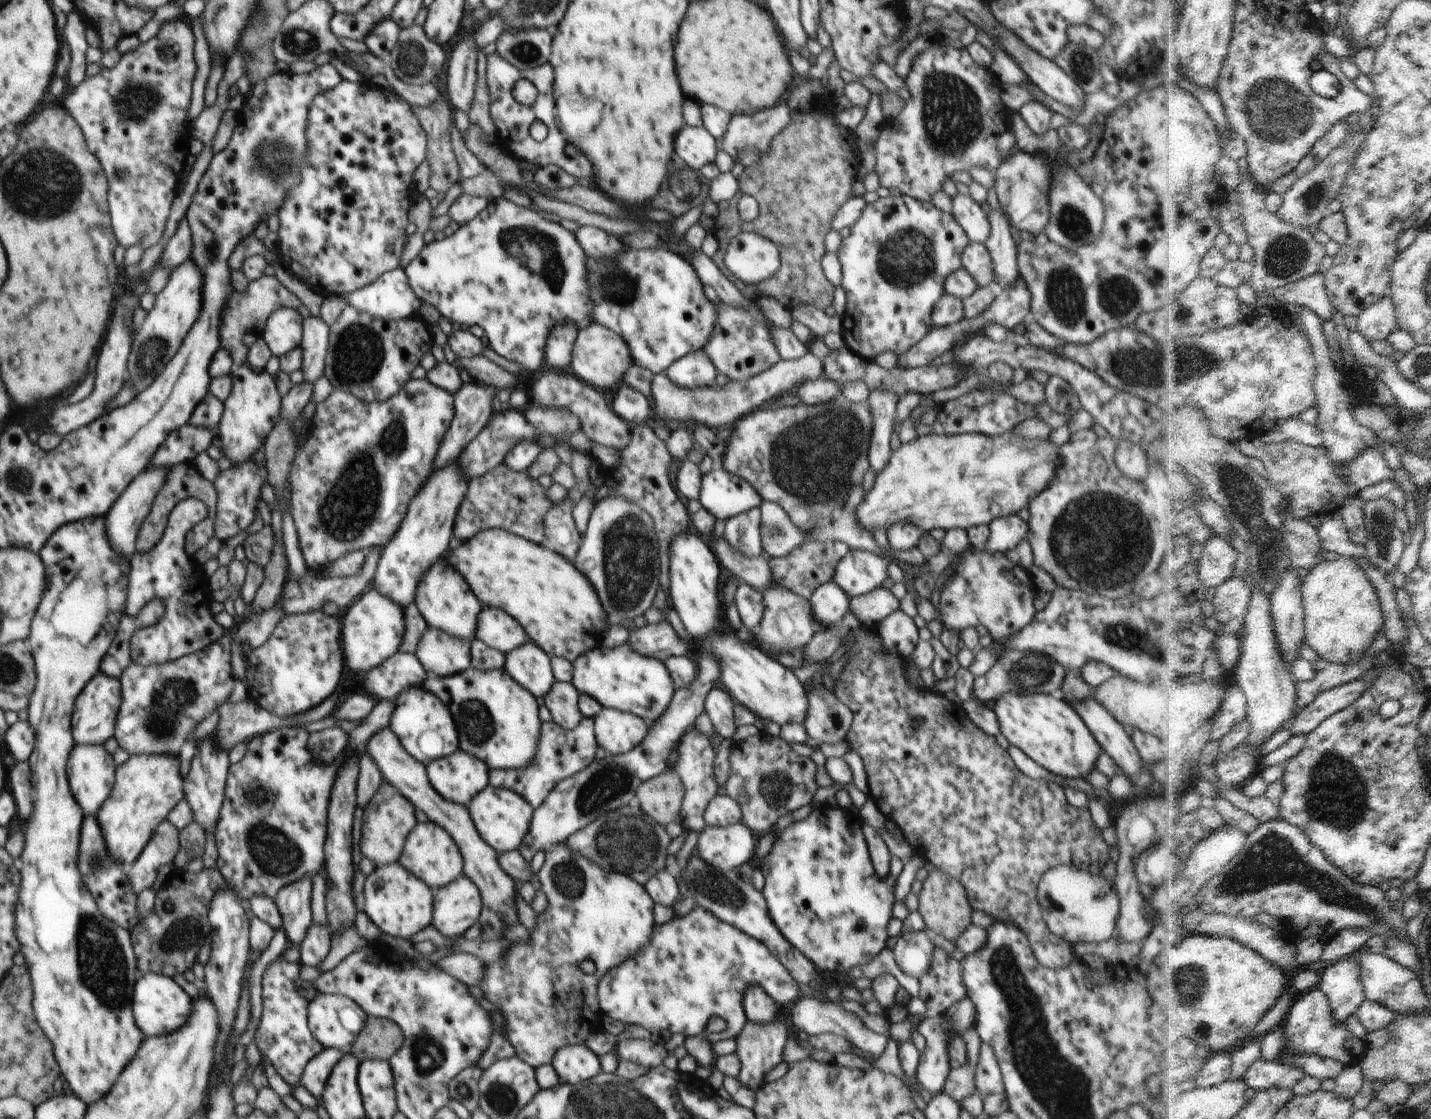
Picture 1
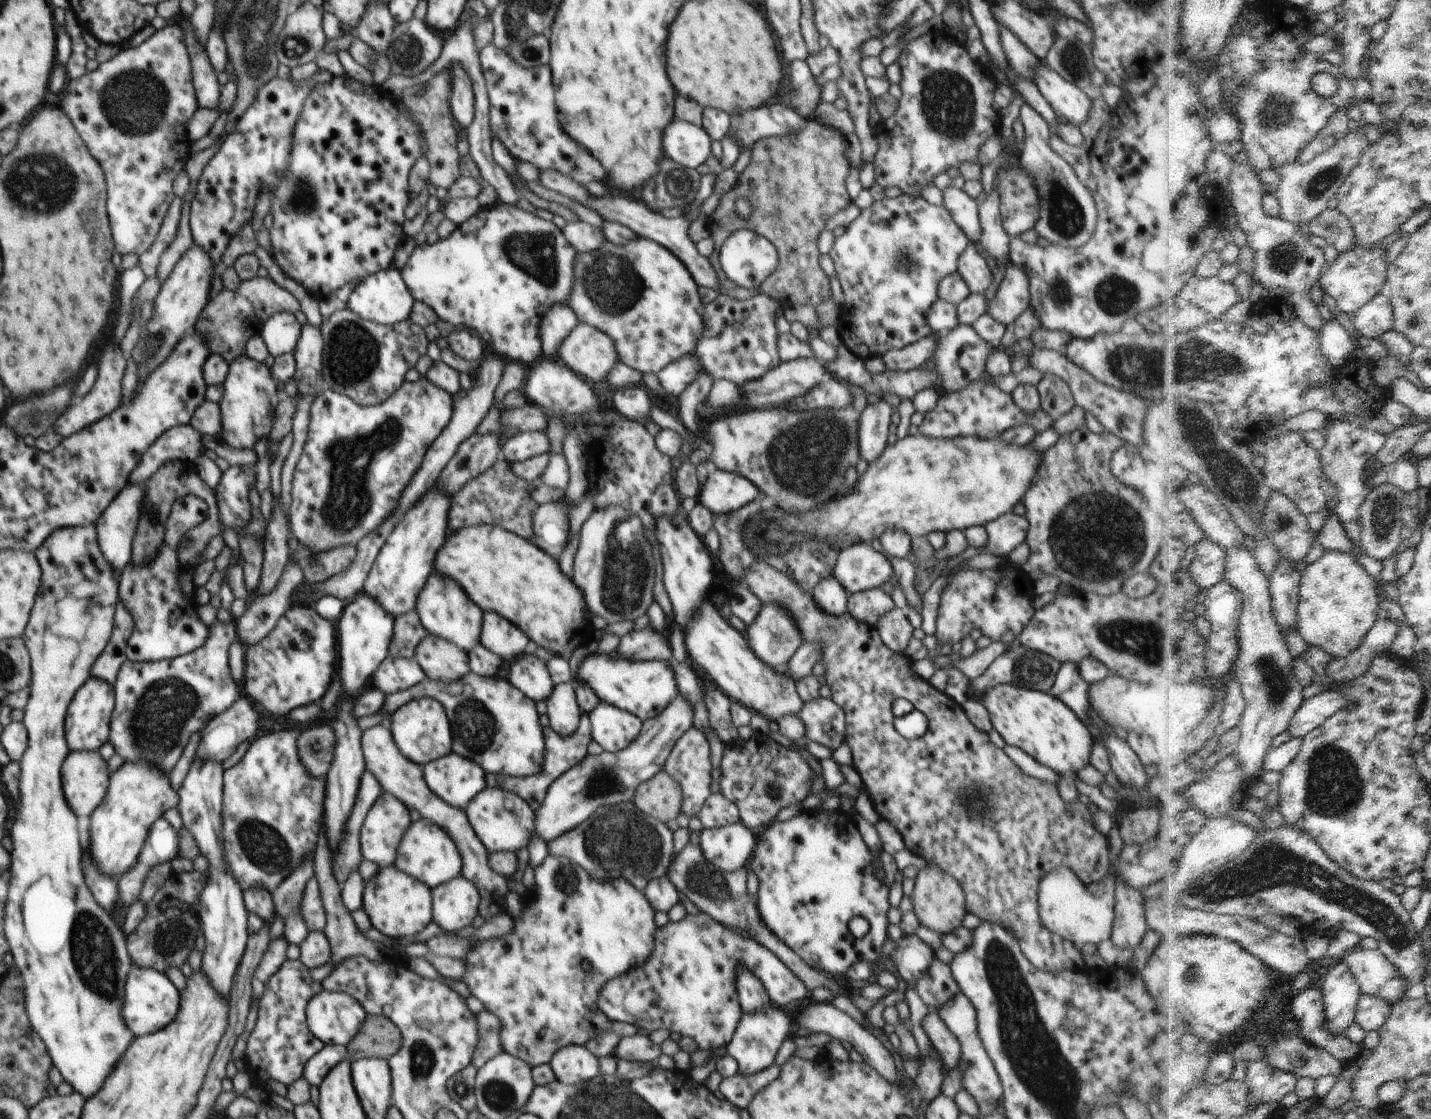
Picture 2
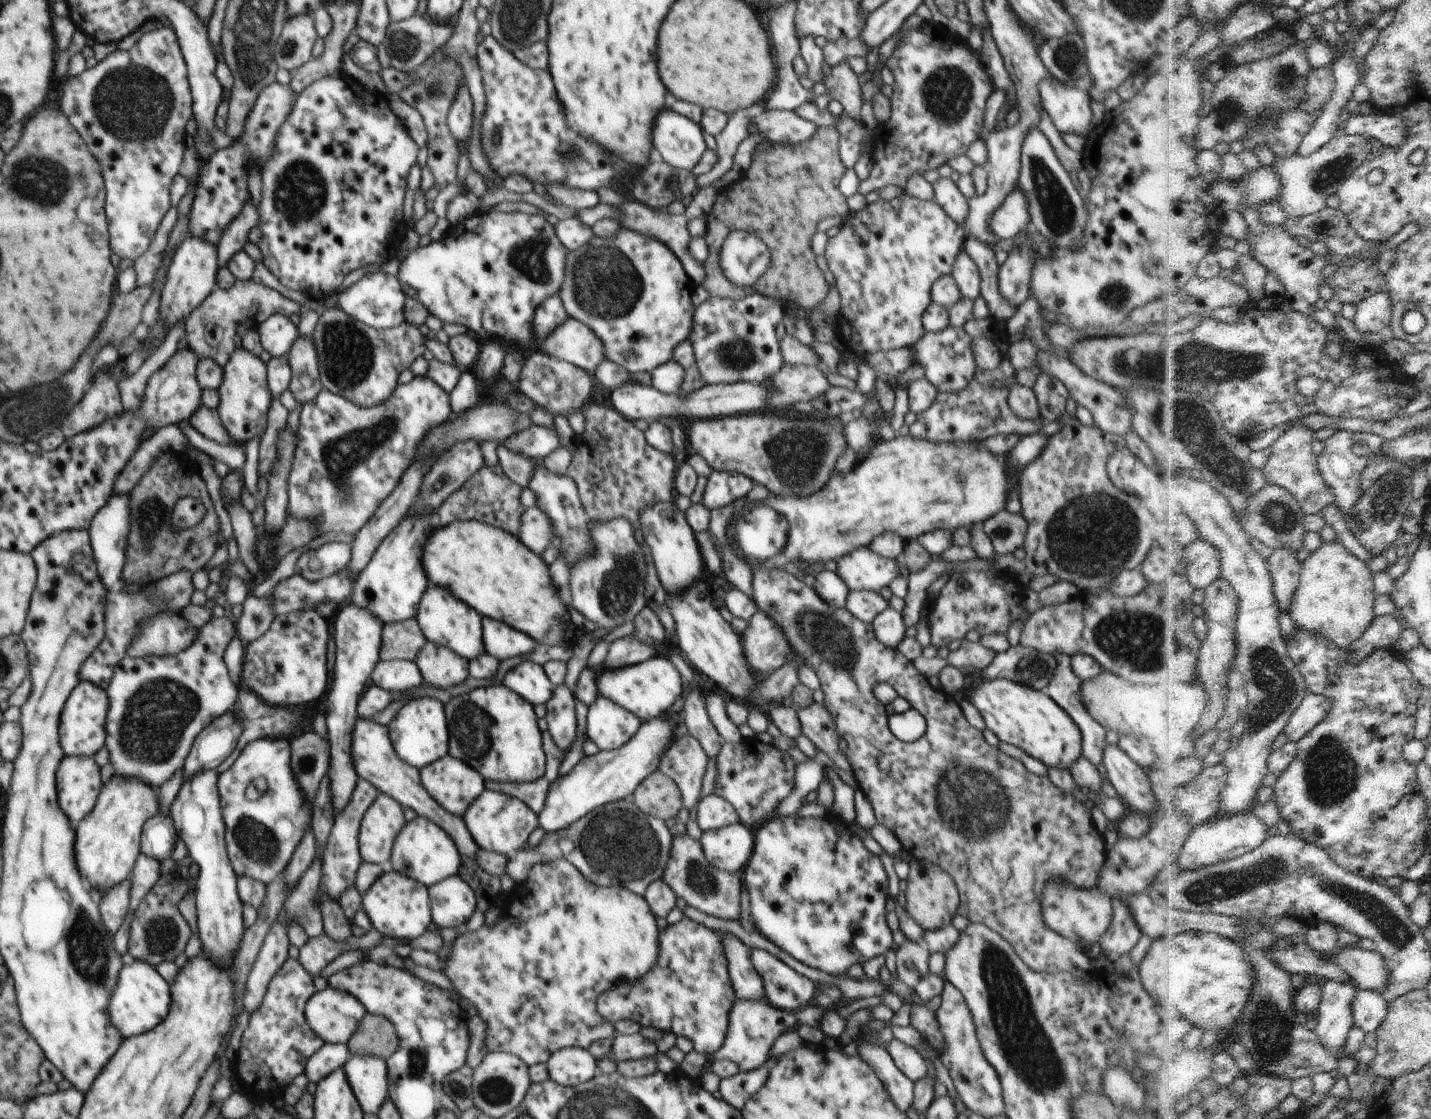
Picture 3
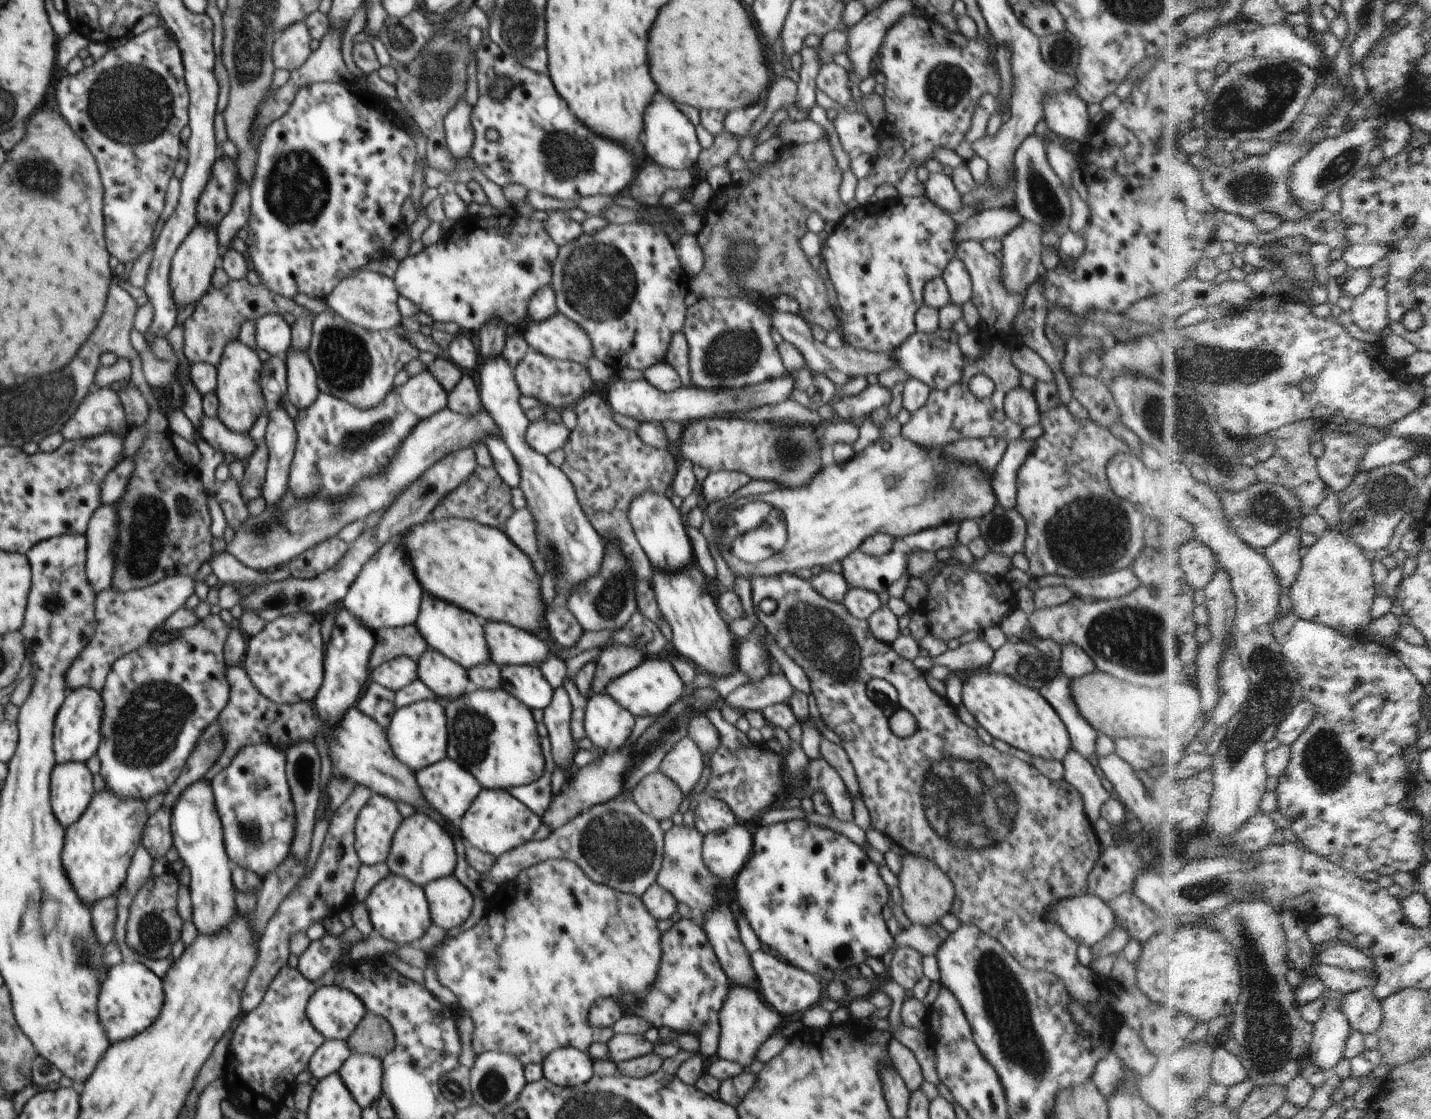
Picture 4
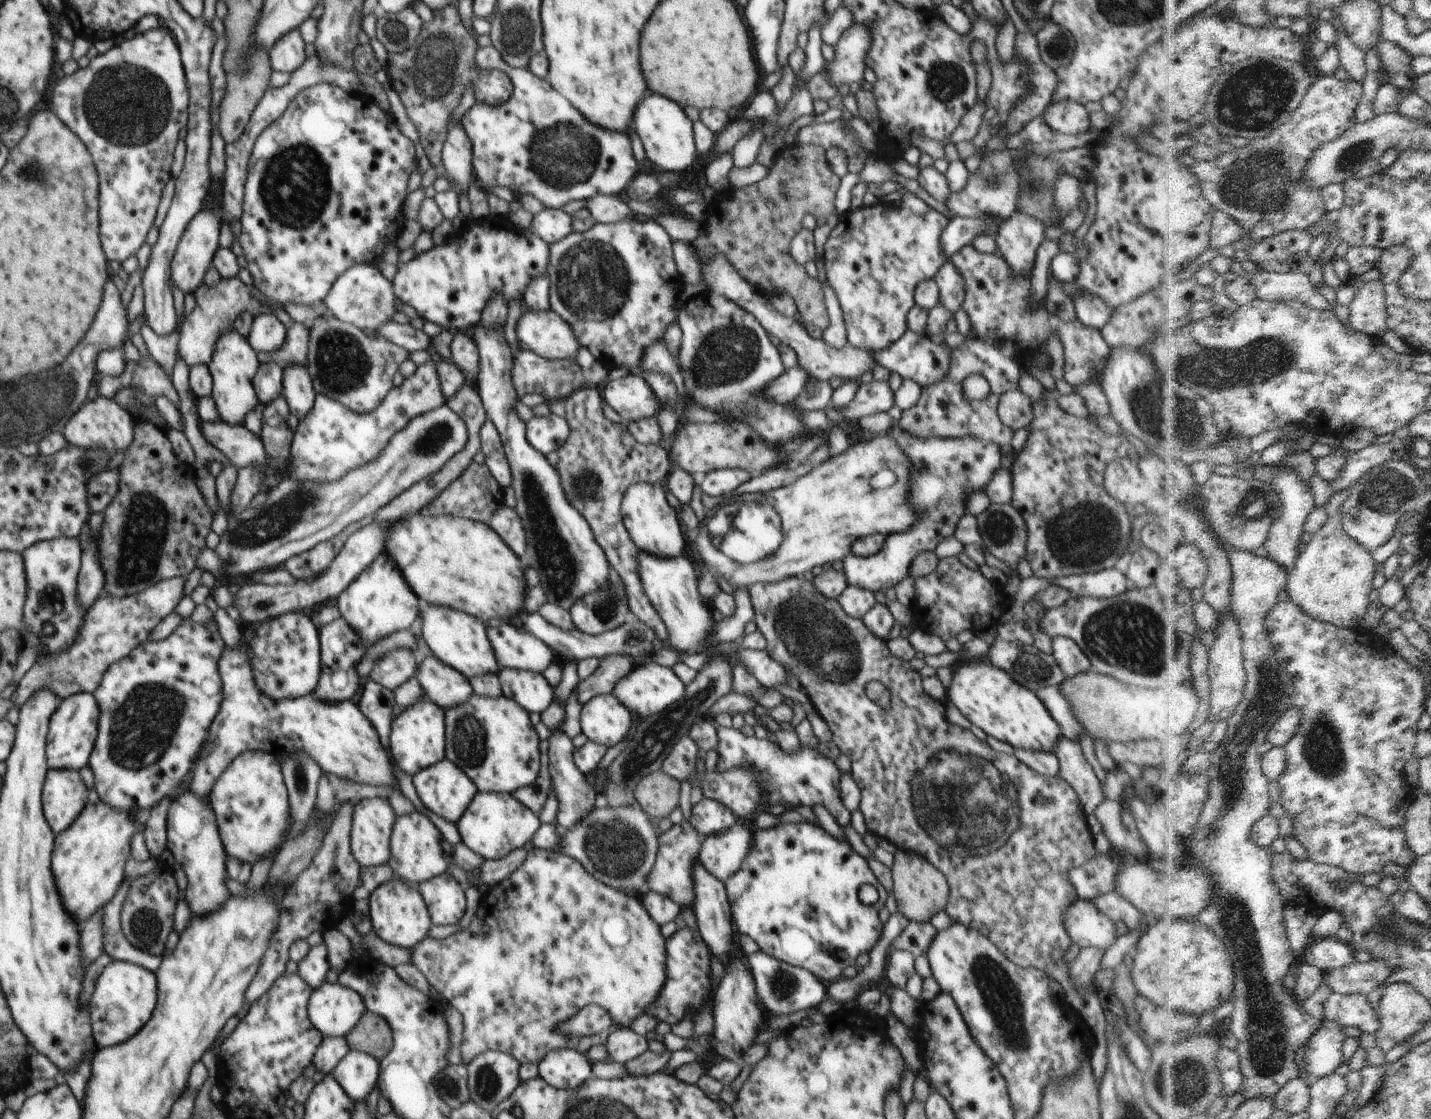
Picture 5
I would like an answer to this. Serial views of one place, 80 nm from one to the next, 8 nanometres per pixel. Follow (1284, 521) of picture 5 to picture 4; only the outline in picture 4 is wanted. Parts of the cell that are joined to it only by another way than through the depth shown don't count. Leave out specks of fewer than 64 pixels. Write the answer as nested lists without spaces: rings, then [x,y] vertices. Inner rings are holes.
[[[1293,529],[1267,548],[1266,555],[1279,576],[1282,592],[1291,589],[1299,581],[1303,567],[1302,547],[1302,529]]]

